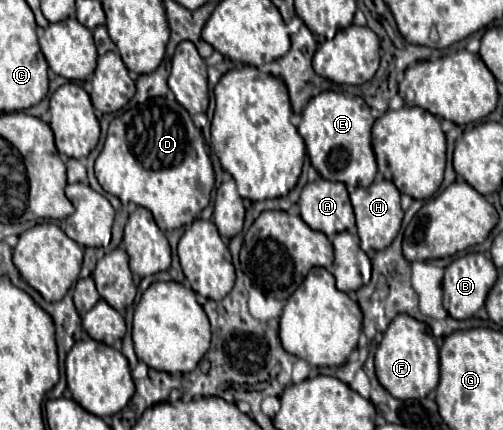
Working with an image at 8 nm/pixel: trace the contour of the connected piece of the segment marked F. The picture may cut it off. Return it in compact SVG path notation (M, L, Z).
M398 314L376 350L376 376L378 382L398 400L424 398L438 386L438 346L430 336L432 330L408 314Z

